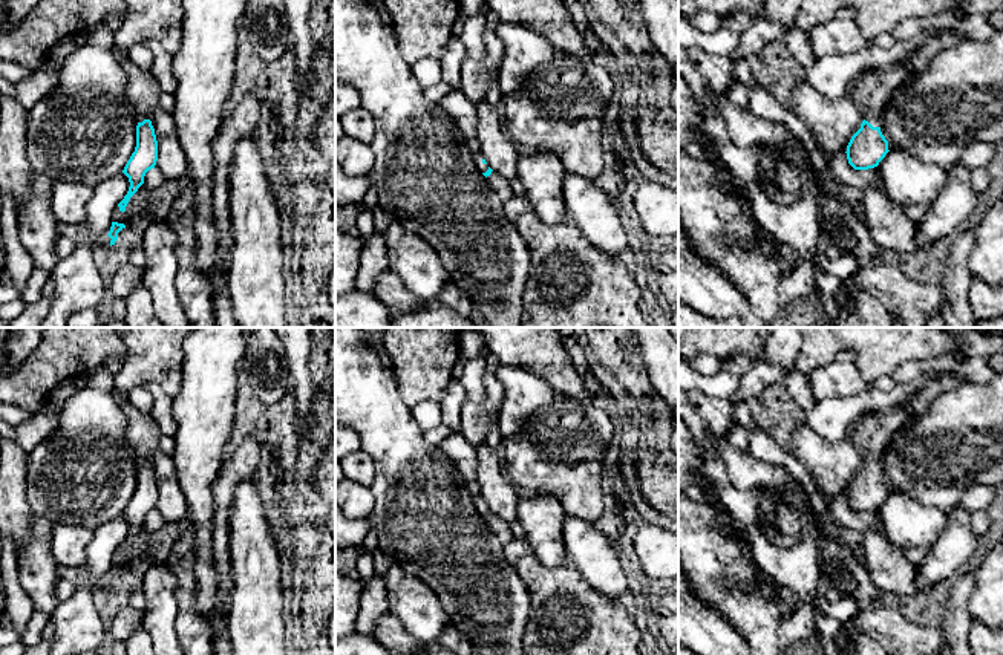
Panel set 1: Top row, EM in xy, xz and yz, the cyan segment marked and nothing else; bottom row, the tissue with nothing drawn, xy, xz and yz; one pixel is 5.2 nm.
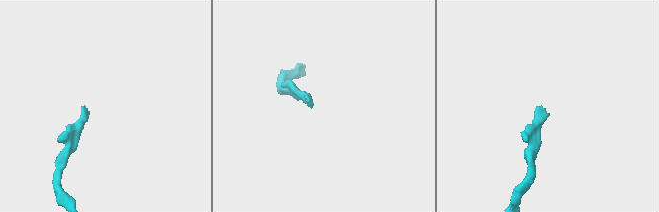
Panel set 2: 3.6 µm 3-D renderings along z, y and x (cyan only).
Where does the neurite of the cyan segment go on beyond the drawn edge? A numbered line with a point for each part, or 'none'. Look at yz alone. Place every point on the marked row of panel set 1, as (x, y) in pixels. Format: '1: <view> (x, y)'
1: yz (870, 92)

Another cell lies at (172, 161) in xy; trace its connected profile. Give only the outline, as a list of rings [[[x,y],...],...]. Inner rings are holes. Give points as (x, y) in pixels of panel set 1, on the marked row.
[[[158,107],[152,116],[158,141],[158,161],[155,168],[161,170],[165,181],[175,181],[187,173],[188,162],[176,135],[173,115]]]

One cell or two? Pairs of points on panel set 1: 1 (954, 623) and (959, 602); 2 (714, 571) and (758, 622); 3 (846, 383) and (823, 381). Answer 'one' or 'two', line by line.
1: one
2: one
3: one

